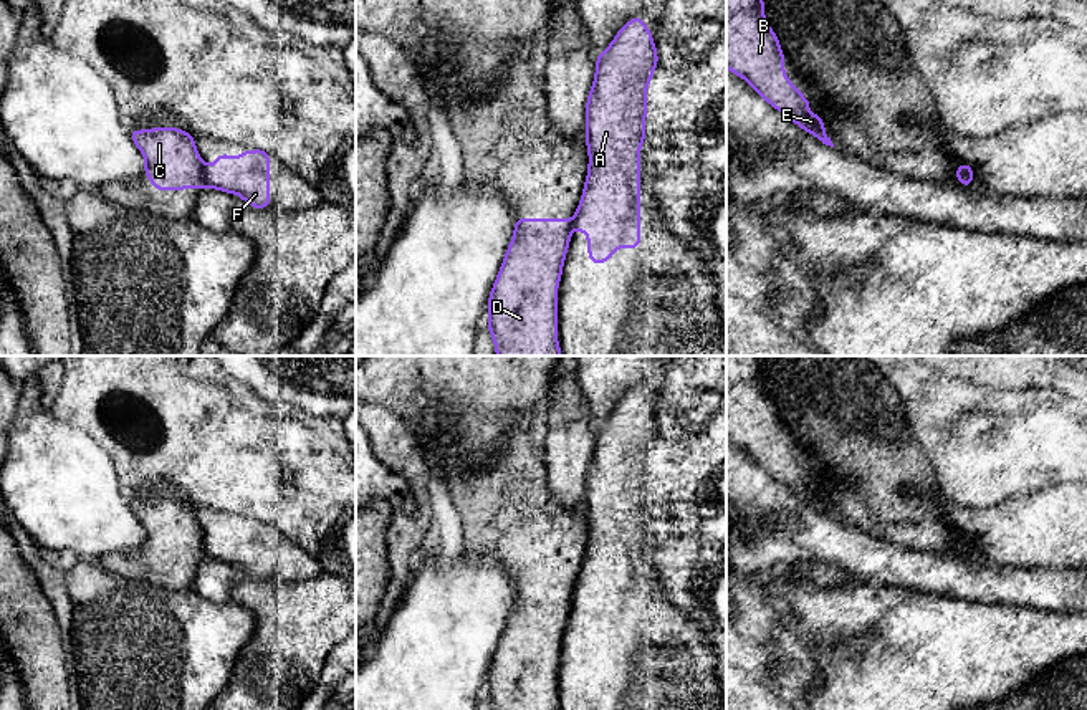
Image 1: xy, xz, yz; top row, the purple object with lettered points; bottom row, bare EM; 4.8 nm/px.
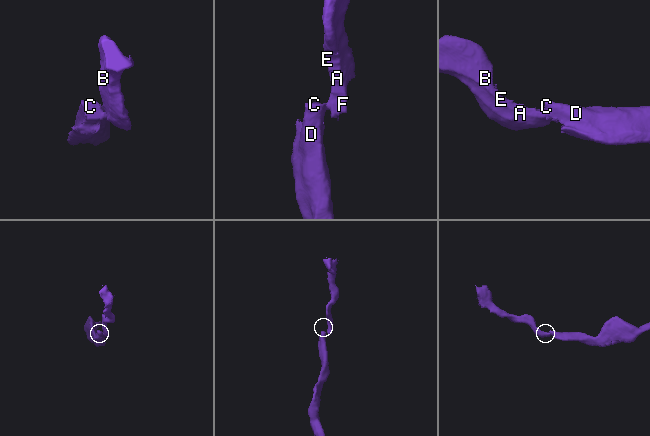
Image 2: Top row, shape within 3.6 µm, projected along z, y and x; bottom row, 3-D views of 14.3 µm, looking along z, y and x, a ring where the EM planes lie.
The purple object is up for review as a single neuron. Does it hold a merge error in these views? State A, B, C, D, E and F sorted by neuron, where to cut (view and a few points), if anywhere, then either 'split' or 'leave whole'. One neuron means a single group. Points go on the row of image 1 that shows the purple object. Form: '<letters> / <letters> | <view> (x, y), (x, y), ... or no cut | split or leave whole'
A B E F / C D | xy (202, 164), (202, 179), (205, 182) | split

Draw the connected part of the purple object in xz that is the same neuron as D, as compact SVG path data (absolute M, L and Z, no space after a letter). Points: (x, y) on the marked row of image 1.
M516 218L513 238L488 298L496 356L563 356L558 344L558 285L572 218Z

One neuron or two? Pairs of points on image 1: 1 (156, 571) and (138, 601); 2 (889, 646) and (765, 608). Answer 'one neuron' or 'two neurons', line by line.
1: two neurons
2: two neurons

